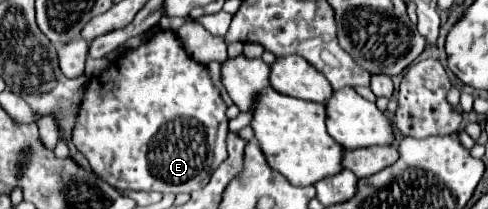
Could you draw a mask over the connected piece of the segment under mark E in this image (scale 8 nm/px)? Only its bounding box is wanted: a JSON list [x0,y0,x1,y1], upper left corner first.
[73,30,227,192]

